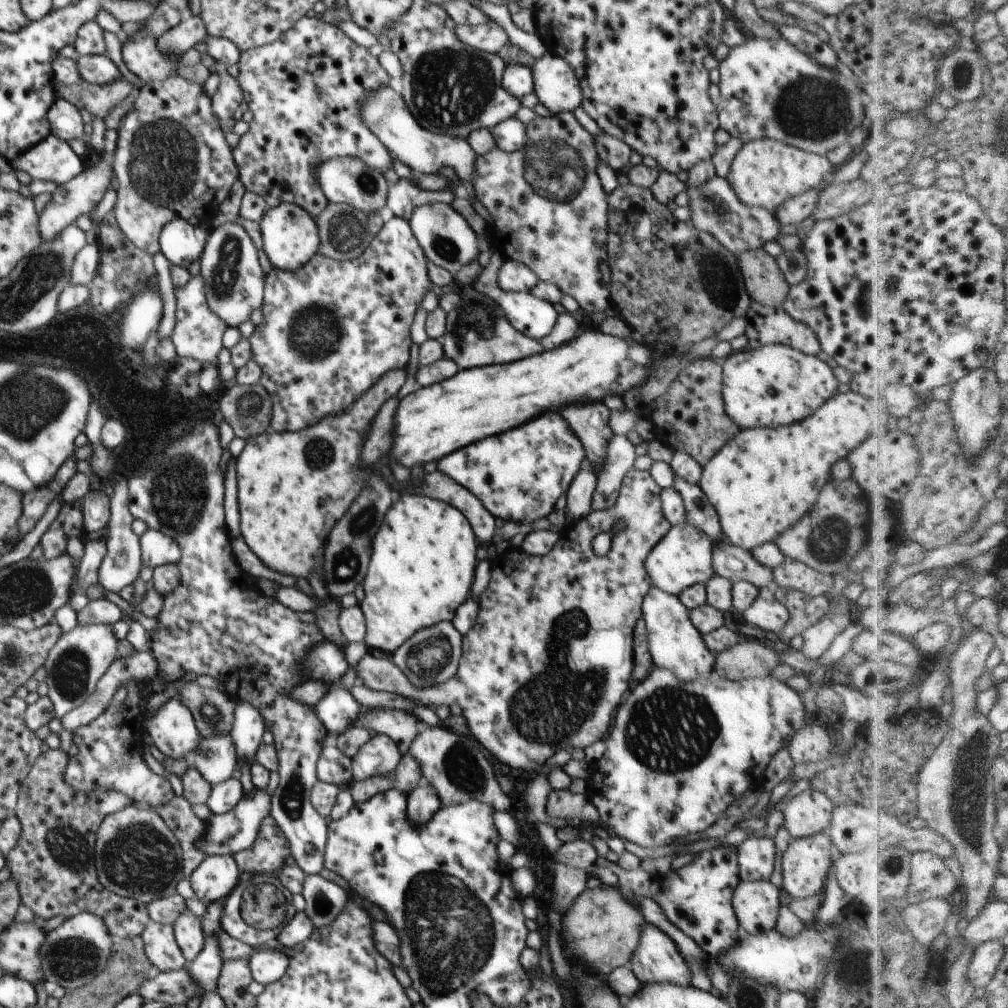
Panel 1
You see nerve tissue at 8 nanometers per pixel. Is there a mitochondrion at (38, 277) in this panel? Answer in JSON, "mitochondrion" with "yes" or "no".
{"mitochondrion":"yes"}

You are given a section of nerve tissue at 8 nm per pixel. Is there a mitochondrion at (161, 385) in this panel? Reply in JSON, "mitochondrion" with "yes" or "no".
{"mitochondrion":"no"}

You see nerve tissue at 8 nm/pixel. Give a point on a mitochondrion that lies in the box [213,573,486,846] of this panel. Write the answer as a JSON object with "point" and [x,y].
{"point":[428,658]}

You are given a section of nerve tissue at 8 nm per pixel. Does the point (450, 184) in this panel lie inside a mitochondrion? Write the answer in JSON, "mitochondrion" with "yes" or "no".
{"mitochondrion":"no"}

